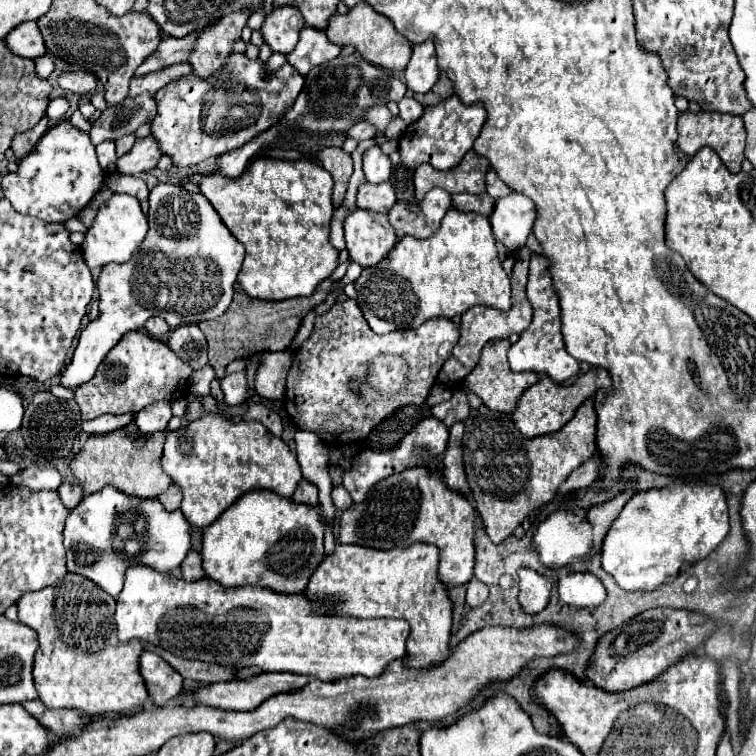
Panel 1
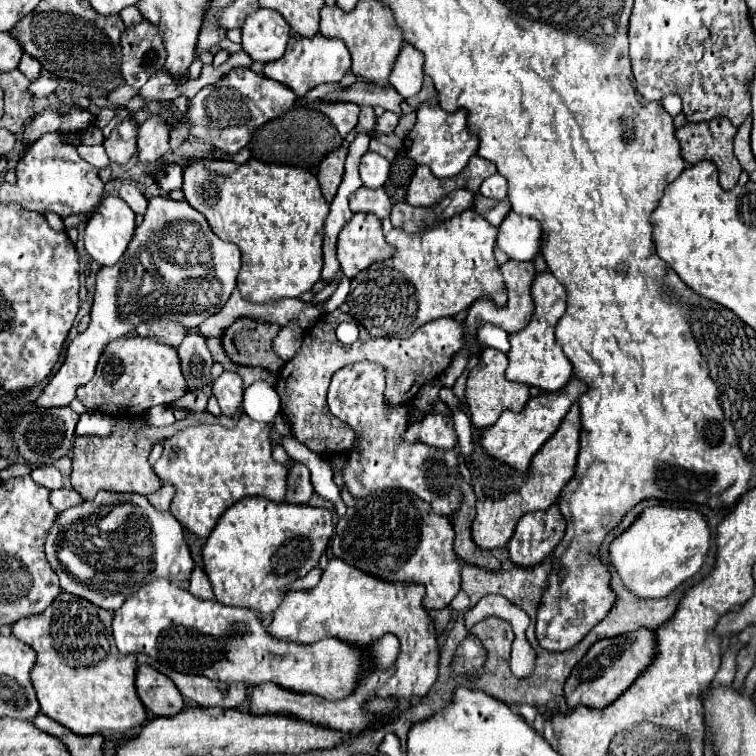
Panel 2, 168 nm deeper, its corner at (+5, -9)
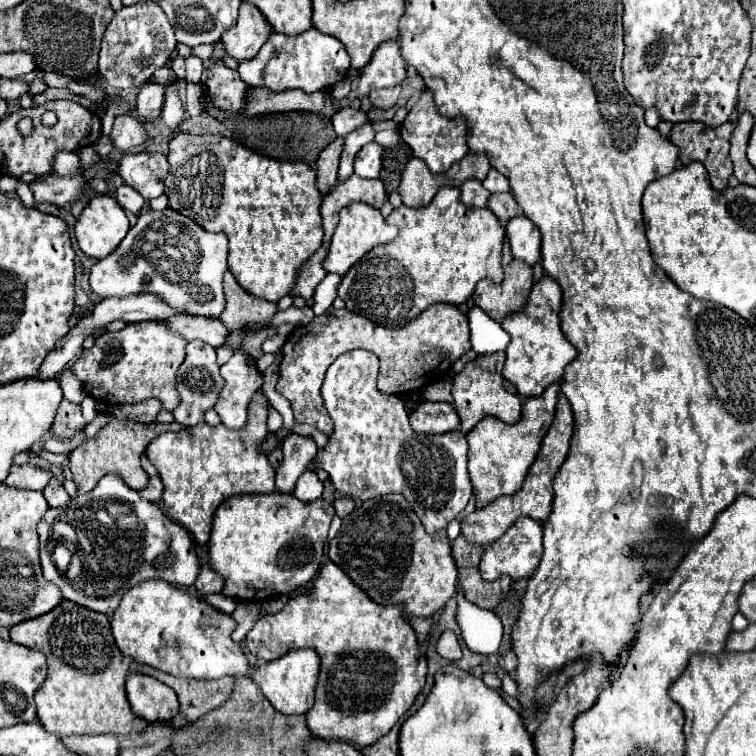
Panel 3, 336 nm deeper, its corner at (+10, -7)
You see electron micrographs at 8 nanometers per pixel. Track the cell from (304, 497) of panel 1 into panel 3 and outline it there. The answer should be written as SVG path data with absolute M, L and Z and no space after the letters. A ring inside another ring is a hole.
M294 433L284 439L282 451L284 459L282 465L276 469L276 489L280 493L292 493L298 477L308 469L318 449L312 437L300 437Z

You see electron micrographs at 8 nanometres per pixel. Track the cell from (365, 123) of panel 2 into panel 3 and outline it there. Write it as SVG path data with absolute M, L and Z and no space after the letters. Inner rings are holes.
M386 41L376 49L372 61L360 71L358 97L368 95L378 88L401 85L406 79L406 63L400 55L400 47L396 41Z

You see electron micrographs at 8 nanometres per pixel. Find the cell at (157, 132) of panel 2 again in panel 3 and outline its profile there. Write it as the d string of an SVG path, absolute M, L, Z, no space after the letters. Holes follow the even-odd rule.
M146 83L142 85L138 93L138 117L142 117L144 123L156 125L158 117L162 113L162 103L164 103L164 87L162 85L152 85Z

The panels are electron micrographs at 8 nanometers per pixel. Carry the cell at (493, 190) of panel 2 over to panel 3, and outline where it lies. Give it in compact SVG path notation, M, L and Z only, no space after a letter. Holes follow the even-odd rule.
M490 169L488 177L482 181L482 185L484 185L484 189L488 189L490 193L504 193L504 191L510 191L508 179L506 179L502 173L498 173L496 169Z

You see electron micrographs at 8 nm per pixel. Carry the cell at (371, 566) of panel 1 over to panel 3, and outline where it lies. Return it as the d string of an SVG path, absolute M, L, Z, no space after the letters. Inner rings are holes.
M332 561L320 567L320 573L310 589L304 589L296 597L290 597L282 611L266 615L256 621L254 629L246 637L250 651L290 651L300 647L314 647L318 653L326 655L326 675L320 677L316 689L316 701L310 711L306 711L308 729L320 739L344 739L358 743L360 747L376 743L386 735L398 719L412 707L416 695L424 687L428 663L420 653L416 631L404 619L404 607L378 605L358 589L346 573Z

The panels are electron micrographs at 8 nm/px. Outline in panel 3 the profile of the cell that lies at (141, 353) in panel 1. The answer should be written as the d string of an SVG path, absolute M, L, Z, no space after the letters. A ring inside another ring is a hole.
M158 321L128 323L122 331L102 333L96 337L94 345L84 349L84 353L70 365L70 371L96 401L104 401L108 405L134 405L156 397L164 403L164 409L172 411L180 403L176 371L186 357L184 347L186 339L182 341L180 335L174 335Z

